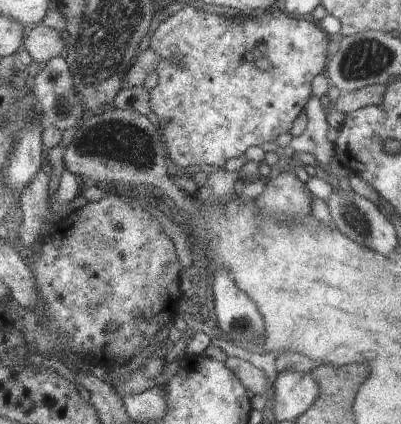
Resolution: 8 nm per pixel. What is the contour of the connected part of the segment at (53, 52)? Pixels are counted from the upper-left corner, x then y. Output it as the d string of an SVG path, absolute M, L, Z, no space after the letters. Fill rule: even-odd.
M40 23L28 32L24 48L34 62L39 62L43 66L51 58L62 56L60 52L64 48L64 41L56 30Z

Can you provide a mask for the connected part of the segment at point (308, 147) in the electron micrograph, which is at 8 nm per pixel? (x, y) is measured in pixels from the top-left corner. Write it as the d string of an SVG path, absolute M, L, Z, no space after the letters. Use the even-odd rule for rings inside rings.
M314 93L308 98L304 111L308 117L307 126L300 136L289 142L289 147L294 155L300 152L310 154L326 167L335 156L335 152L333 143L326 137L330 128L326 121L326 113L322 111L320 99Z

